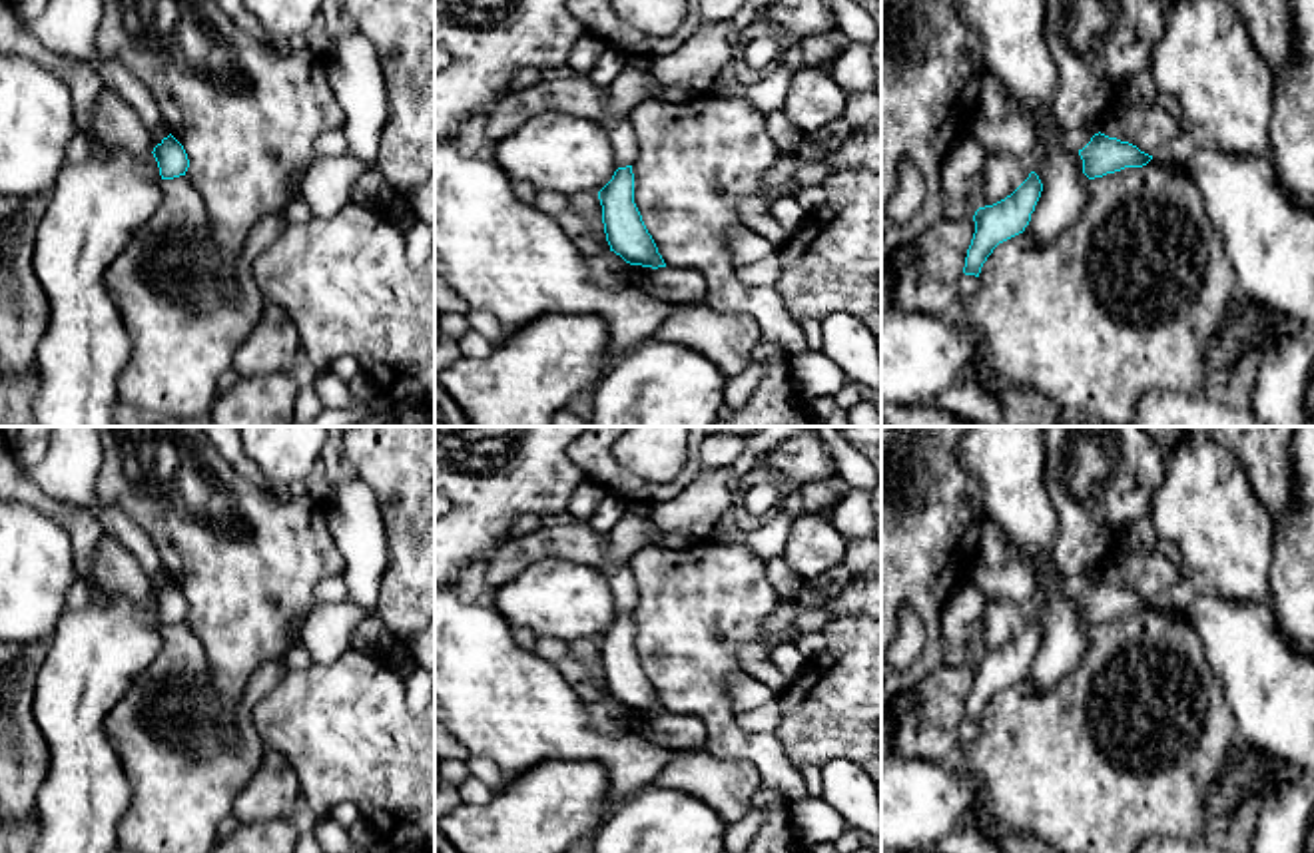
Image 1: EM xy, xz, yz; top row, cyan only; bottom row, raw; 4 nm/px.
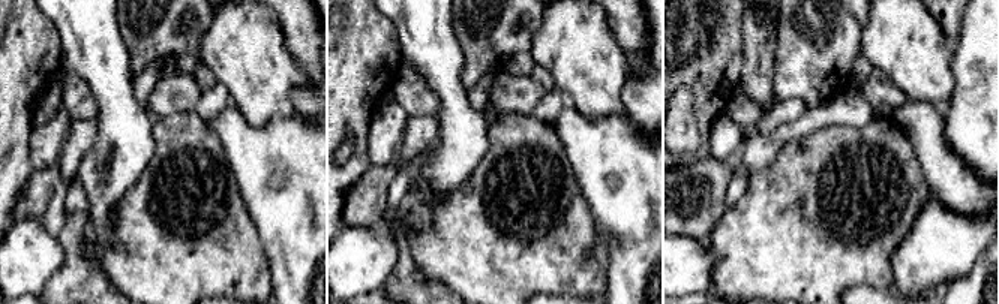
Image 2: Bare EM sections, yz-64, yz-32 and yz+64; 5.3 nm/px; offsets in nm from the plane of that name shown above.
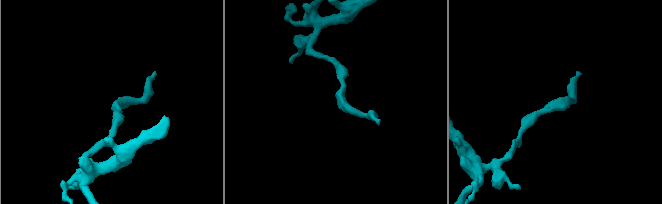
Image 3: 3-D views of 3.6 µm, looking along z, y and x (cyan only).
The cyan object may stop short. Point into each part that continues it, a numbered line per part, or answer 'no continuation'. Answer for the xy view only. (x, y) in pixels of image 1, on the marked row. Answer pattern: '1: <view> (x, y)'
no continuation

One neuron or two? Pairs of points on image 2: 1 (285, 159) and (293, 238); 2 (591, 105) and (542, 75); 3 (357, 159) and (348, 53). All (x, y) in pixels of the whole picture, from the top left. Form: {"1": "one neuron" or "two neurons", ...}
{"1": "one neuron", "2": "two neurons", "3": "one neuron"}

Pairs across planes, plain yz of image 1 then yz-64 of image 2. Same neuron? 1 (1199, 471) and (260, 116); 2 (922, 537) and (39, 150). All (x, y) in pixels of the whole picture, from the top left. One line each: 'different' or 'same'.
1: same
2: different

